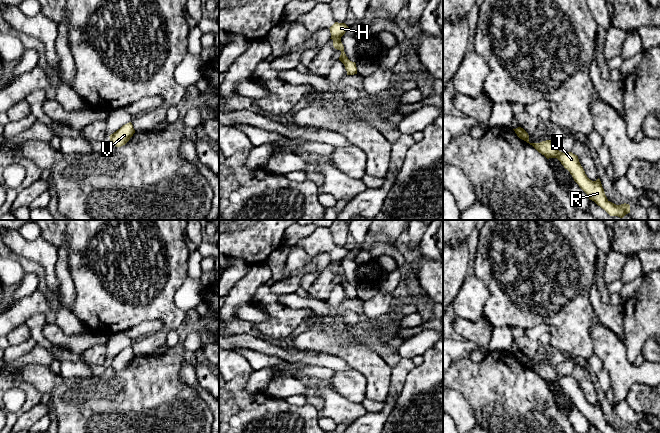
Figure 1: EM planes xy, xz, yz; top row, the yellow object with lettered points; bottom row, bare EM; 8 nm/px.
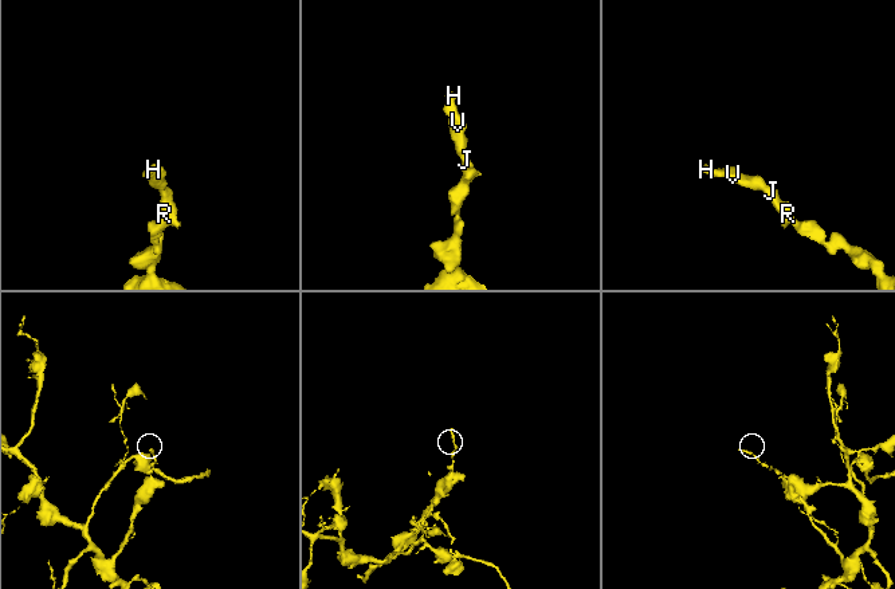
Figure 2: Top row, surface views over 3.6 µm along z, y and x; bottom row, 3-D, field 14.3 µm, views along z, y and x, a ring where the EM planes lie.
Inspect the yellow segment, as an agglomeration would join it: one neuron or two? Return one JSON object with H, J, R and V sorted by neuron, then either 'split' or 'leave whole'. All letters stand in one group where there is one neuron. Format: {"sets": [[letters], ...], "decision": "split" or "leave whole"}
{"sets": [["H", "J", "R", "V"]], "decision": "leave whole"}

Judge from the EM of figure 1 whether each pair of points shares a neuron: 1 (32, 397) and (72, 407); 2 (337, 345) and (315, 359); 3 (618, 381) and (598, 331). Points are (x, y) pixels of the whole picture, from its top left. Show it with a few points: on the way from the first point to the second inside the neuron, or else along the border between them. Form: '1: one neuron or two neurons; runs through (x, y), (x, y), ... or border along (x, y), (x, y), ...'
1: two neurons; border along (21, 380), (32, 384), (42, 393)
2: two neurons; border along (321, 352), (338, 356), (345, 362)
3: one neuron; runs through (618, 369), (612, 352), (606, 343)

